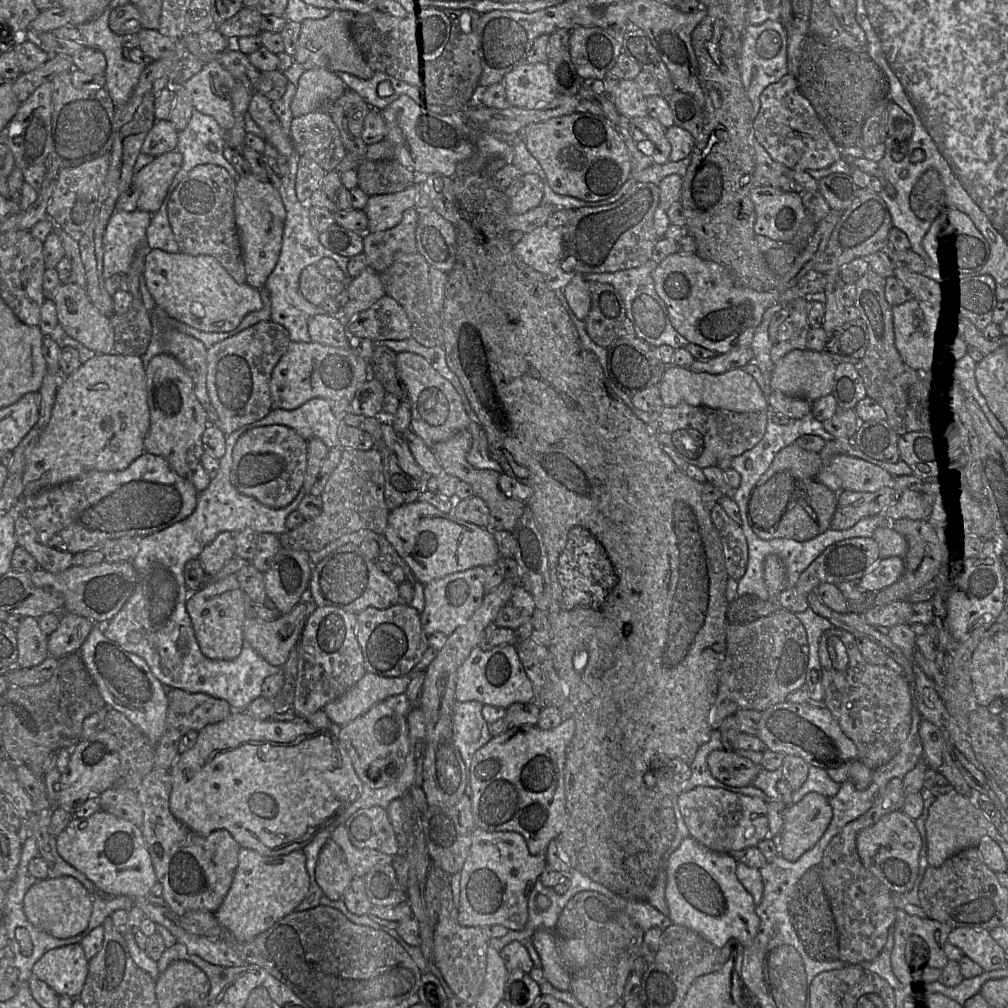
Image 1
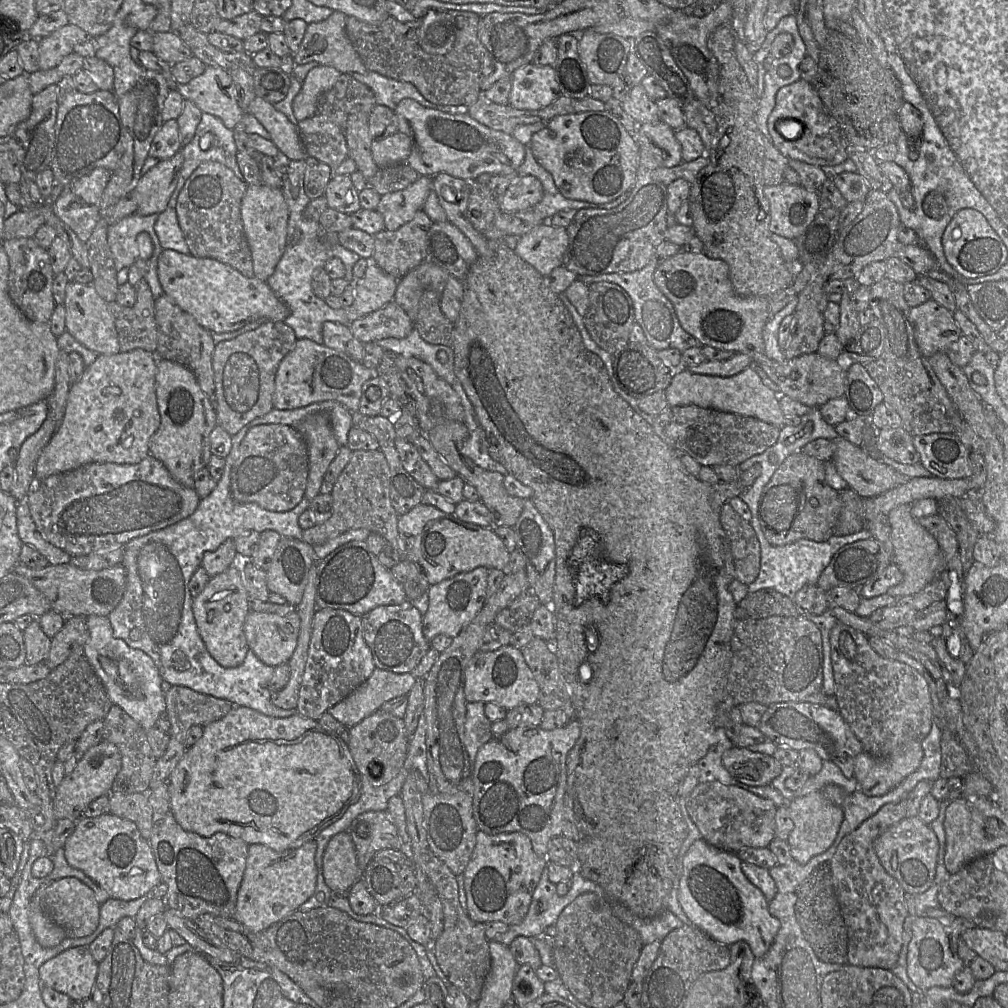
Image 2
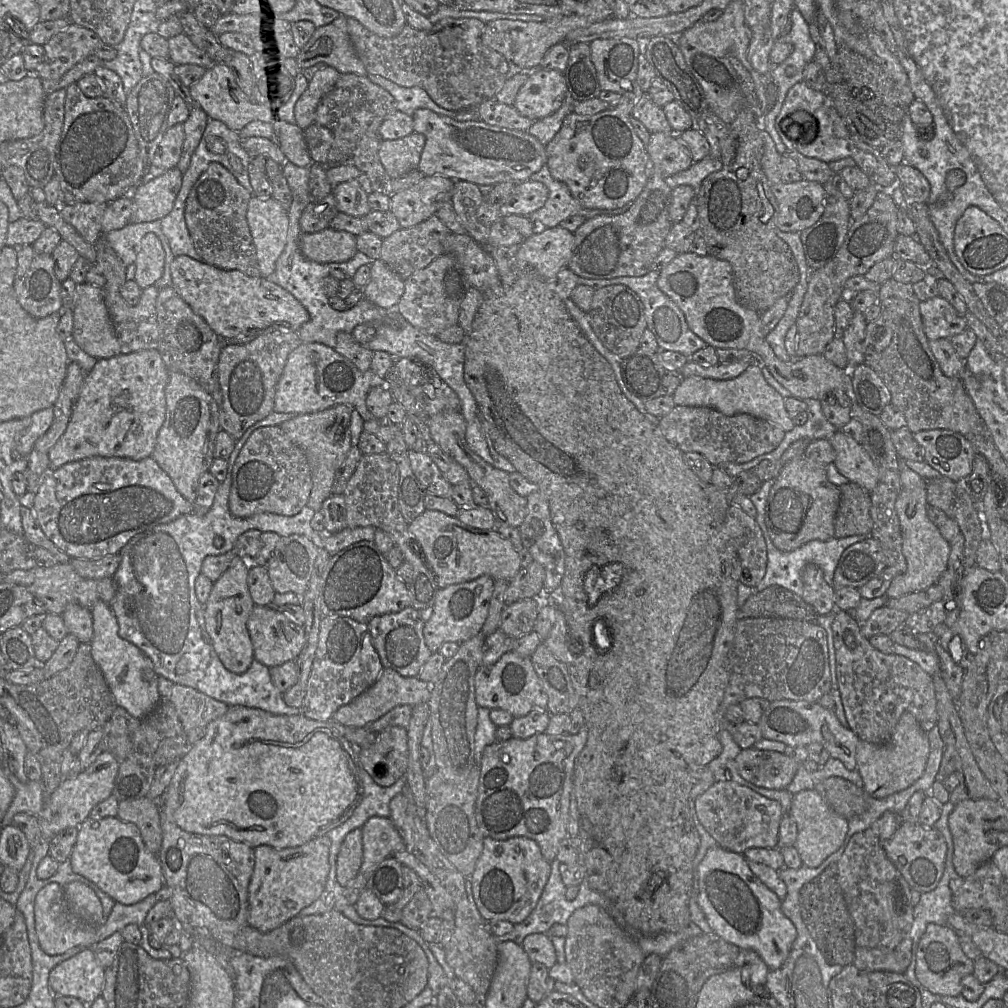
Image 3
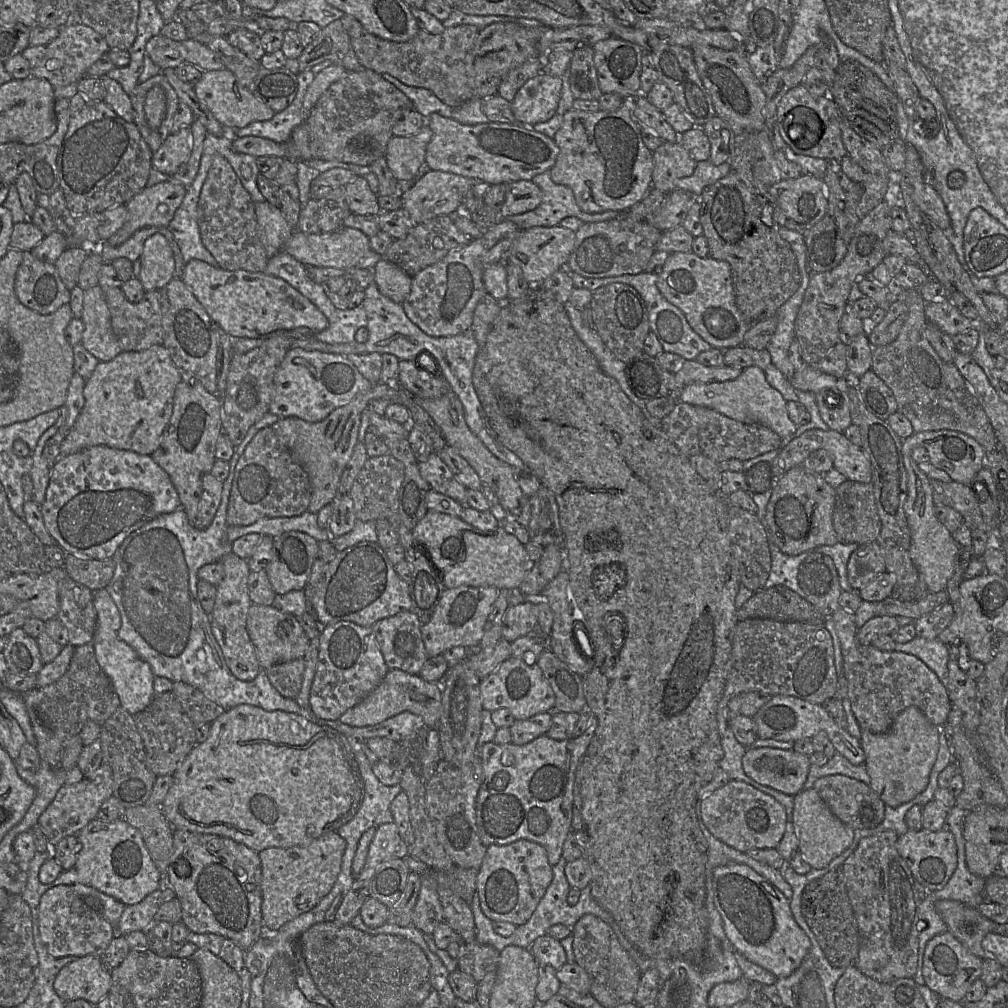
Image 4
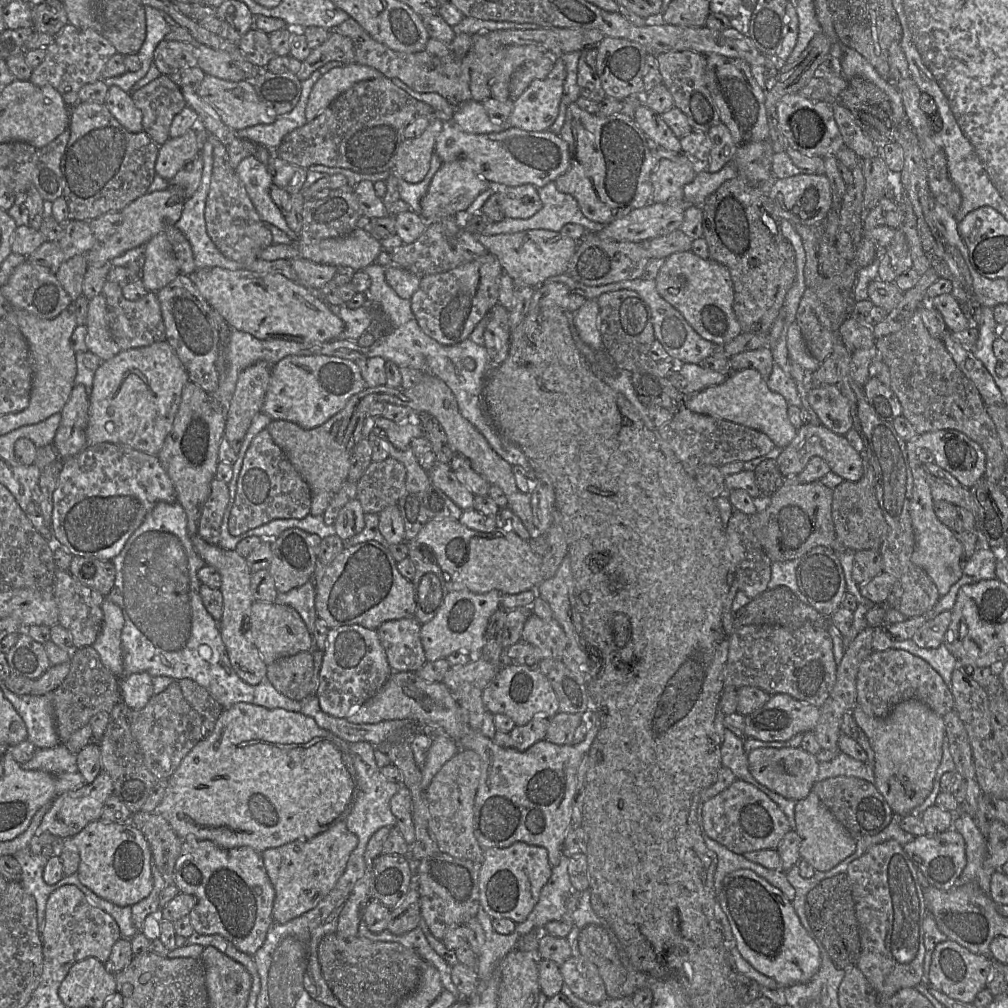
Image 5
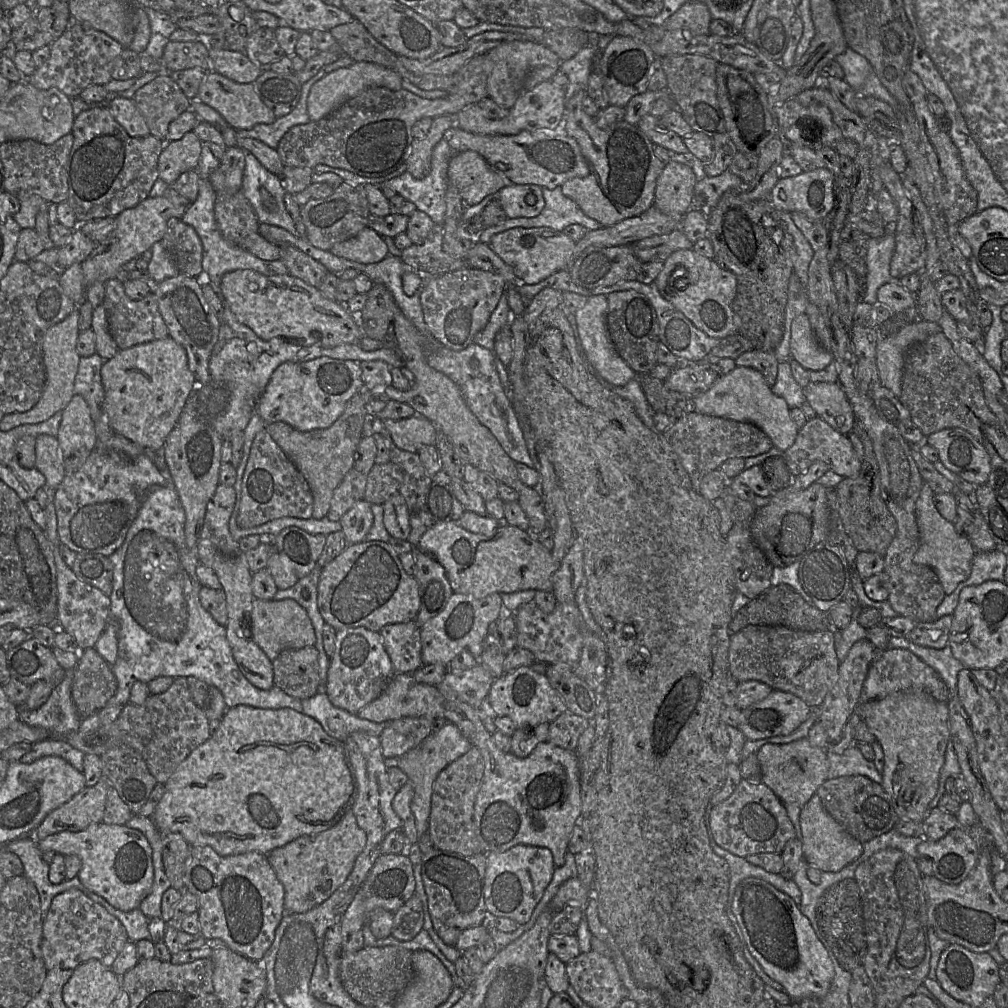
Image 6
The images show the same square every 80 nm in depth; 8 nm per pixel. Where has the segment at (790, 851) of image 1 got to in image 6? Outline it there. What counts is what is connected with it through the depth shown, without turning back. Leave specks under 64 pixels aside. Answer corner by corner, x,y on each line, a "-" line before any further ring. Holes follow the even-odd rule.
814,794
800,810
803,858
816,869
838,872
863,853
863,843
851,836
824,808
821,798

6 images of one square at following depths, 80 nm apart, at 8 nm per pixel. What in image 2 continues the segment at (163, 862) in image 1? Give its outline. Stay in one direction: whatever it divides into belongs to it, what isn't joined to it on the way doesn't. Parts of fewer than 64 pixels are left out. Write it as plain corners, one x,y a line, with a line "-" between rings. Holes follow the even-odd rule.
168,782
150,789
147,797
153,810
153,829
148,843
161,880
167,885
167,894
164,897
166,907
192,921
202,914
232,919
246,867
249,844
223,832
204,837
184,830
171,811

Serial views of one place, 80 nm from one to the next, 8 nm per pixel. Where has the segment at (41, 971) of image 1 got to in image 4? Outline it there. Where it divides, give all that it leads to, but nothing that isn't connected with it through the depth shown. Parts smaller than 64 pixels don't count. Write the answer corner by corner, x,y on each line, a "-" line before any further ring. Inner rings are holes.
86,955
77,957
59,971
54,980
53,987
58,997
64,1002
81,999
92,1005
97,1005
109,993
111,974
110,971
104,968
99,956

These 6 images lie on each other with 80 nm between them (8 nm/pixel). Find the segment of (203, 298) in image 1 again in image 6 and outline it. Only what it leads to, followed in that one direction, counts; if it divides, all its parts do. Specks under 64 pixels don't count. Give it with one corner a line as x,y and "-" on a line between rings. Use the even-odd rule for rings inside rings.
236,270
224,274
220,295
237,320
260,339
281,339
292,344
331,348
345,343
358,343
363,337
359,320
338,301
324,297
312,287
290,274
266,276
253,270

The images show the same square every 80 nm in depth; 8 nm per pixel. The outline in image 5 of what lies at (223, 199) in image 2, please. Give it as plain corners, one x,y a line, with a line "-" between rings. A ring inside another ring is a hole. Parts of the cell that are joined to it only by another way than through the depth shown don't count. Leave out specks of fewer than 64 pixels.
208,133
213,145
213,170
205,206
207,233
219,251
227,258
250,264
259,258
259,253
273,244
272,235
256,211
239,175
229,163
227,146

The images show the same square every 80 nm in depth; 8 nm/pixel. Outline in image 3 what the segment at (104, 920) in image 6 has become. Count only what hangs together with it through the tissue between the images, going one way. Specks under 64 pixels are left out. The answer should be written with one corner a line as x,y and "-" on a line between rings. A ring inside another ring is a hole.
58,883
48,884
37,893
34,919
39,945
48,955
63,954
74,947
92,948
97,943
96,932
99,926
83,922
69,910
63,887

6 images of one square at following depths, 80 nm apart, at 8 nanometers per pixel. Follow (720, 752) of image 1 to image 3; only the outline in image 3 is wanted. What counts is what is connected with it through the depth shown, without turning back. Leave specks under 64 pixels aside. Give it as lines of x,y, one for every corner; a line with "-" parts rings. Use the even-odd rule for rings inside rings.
748,748
741,749
736,765
746,781
767,789
786,790
801,763
784,753

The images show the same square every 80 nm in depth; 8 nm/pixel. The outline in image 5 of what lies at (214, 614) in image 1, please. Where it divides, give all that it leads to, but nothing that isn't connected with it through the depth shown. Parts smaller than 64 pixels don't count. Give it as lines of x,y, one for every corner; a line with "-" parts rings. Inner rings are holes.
199,535
192,537
194,550
207,566
214,567
221,577
220,591
223,598
223,614
219,623
222,641
229,661
236,674
250,685
259,684
266,678
267,665
249,637
249,617
255,600
251,594
251,575
246,559
235,550
225,550
205,542

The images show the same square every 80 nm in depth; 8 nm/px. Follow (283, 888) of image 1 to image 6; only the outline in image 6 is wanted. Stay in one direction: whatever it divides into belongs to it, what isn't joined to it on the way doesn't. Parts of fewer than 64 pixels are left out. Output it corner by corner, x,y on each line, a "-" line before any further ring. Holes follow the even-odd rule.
349,811
331,829
303,835
270,851
267,859
285,890
285,912
304,913
329,898
351,873
366,842
366,833
358,826
352,811

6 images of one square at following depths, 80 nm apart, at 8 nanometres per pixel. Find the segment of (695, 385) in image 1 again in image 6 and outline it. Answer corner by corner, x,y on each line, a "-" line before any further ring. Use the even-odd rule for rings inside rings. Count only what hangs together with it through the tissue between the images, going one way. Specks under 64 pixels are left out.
736,367
729,374
719,376
706,392
691,399
691,407
699,414
752,424
761,429
771,439
773,446
782,452
793,445
799,432
799,428
790,416
790,408
786,401
772,393
771,387
760,372
747,367

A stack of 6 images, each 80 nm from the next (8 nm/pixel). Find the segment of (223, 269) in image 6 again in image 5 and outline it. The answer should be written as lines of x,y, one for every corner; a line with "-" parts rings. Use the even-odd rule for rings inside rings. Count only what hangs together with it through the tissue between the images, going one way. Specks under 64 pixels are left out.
206,140
202,146
201,152
200,152
202,159
203,159
203,172
201,177
201,182
194,193
194,195
190,198
188,198
183,207
182,215
180,219
176,222
175,226
183,232
183,234
186,236
186,238
189,240
195,265
198,268
213,268
213,267
219,267
227,270
239,270
239,269
245,269
255,272
263,272
266,268
258,267
259,263
261,263
262,259
256,259
250,264
243,264
234,260
231,260
227,257
225,257
219,249
216,247
216,245
211,240
210,236
207,233
206,228
206,222
205,222
205,206
206,206
206,200
210,189
211,184
211,177
212,177
212,170
213,170
213,145
209,140

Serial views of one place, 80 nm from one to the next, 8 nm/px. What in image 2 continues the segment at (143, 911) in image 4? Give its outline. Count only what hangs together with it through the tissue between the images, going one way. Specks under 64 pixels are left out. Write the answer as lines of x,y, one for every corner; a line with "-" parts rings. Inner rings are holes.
147,895
129,901
109,898
100,905
99,923
96,930
88,936
74,938
74,945
67,949
79,946
88,947
105,929
115,928
121,918
135,918
140,907
149,899

